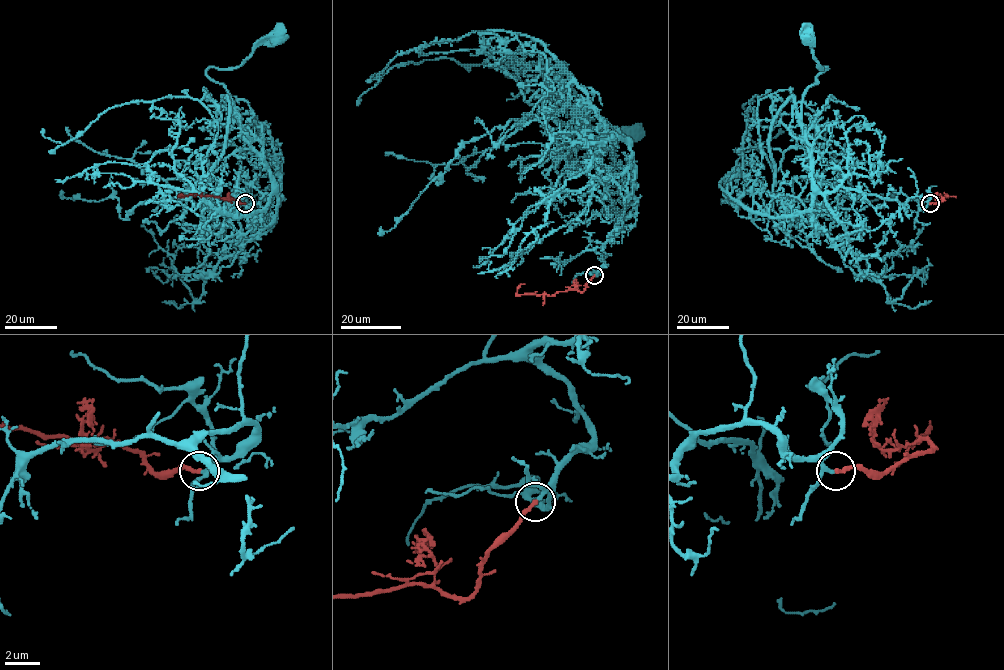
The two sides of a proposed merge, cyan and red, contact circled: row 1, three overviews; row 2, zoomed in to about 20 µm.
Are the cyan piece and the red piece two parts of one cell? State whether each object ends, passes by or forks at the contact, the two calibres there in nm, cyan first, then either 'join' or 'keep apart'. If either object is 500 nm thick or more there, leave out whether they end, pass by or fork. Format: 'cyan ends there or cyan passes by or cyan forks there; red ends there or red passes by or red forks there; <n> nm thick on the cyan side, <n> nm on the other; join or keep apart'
cyan passes by; red ends there; 190 nm thick on the cyan side, 240 nm on the other; join

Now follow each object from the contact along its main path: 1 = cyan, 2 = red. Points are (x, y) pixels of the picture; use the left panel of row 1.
1: (246, 203), (280, 187), (276, 191), (264, 158), (246, 139), (226, 88), (206, 69), (237, 67), (276, 37)
2: (246, 203), (195, 194), (185, 195)

